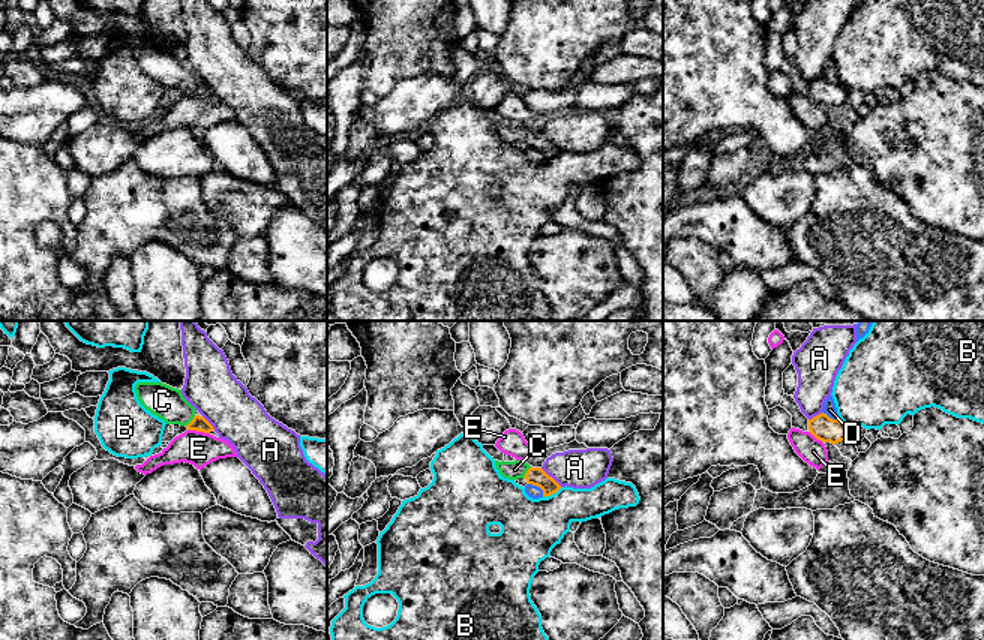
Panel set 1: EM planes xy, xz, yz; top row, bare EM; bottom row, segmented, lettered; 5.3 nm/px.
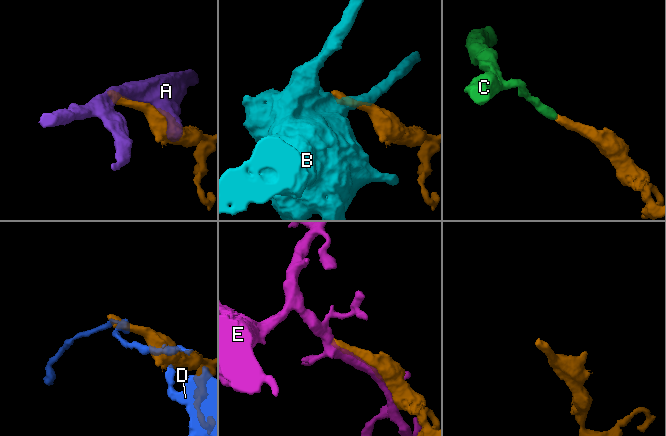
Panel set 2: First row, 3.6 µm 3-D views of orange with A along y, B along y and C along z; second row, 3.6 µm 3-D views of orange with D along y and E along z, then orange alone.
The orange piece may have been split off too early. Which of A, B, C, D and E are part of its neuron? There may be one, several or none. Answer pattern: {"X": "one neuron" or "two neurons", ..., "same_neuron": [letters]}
{"A": "two neurons", "B": "two neurons", "C": "one neuron", "D": "two neurons", "E": "two neurons", "same_neuron": ["C"]}

